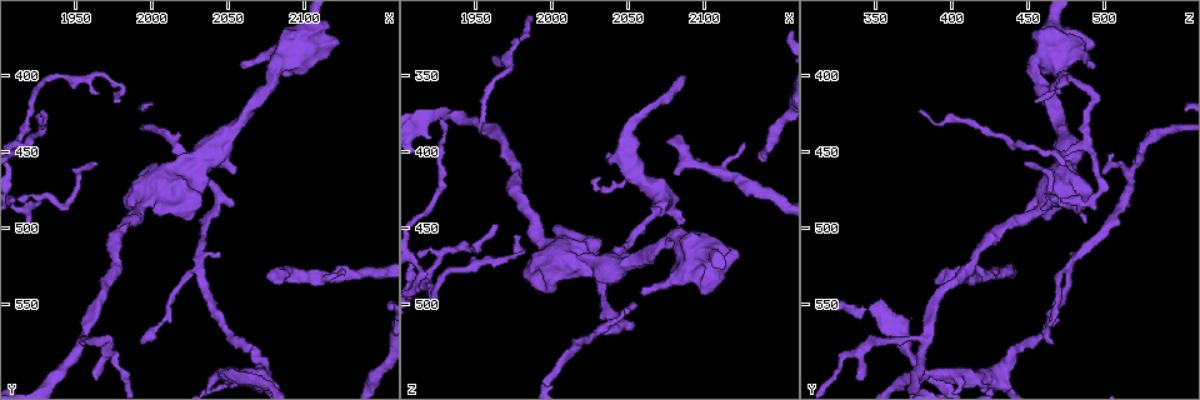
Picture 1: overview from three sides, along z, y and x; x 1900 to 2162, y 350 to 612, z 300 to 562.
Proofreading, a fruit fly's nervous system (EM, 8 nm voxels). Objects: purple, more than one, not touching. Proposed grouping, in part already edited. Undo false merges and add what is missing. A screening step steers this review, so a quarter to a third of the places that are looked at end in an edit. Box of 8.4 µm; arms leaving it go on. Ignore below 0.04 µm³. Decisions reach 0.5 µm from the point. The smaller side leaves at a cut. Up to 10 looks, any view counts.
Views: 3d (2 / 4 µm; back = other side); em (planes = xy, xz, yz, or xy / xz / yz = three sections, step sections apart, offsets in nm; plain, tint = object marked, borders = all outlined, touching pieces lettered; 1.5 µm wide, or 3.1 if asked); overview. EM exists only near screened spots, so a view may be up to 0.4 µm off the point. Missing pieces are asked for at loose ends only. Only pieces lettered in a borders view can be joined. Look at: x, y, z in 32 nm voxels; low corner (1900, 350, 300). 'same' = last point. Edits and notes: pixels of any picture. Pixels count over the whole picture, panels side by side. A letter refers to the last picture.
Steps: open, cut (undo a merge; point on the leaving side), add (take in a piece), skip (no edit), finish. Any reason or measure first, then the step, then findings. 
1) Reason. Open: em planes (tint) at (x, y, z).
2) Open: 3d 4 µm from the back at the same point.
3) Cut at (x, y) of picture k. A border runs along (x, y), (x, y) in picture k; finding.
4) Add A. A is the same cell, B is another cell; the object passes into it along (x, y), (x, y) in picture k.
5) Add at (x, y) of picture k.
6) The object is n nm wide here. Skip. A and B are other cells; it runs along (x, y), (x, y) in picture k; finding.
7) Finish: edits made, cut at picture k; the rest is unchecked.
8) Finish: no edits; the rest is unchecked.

Open: em xz step 8 (tint) at (2098, 376, 492).

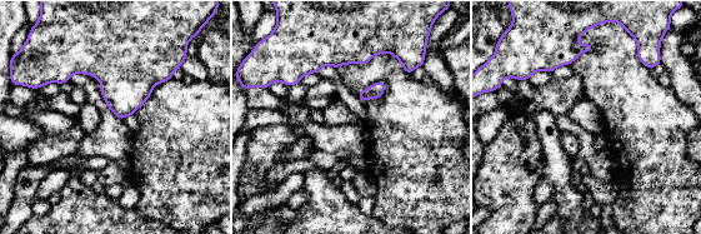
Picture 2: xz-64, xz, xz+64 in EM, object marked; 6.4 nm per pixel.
Another direction. Open: em planes (borders) at the same point.

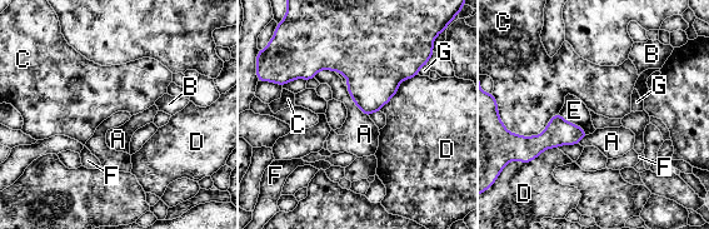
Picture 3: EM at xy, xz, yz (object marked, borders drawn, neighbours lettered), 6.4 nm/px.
Skip. A, B, C, D, E, F and G are other cells; a border runs along (559, 111), (588, 134) in picture 3; no lettered piece goes on from it.

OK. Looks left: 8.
Free end. Open: 3d 4 µm at (2078, 532, 394).

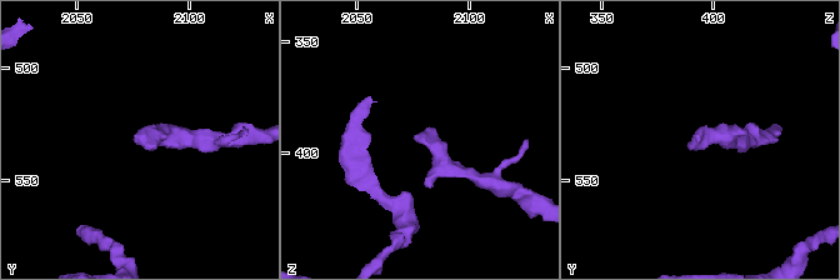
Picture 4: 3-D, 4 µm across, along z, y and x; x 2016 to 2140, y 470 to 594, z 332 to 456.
Need the tissue. Open: em yz step 8 (borders) at (2078, 533, 394).

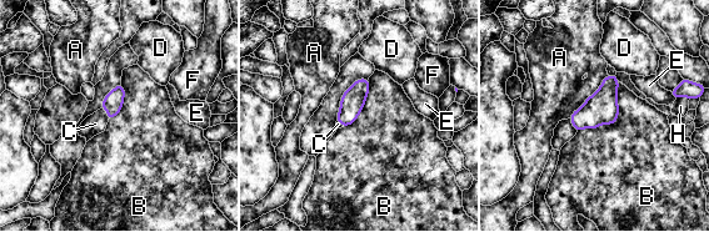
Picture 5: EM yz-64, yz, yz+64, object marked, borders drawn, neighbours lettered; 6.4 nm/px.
Add C. C is the same cell, A, B, D, E, F and H are other cells; the object passes into it along (113, 102), (108, 114), (95, 124) in picture 5; it goes on there.

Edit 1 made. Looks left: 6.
See it whole again. Open: overview.

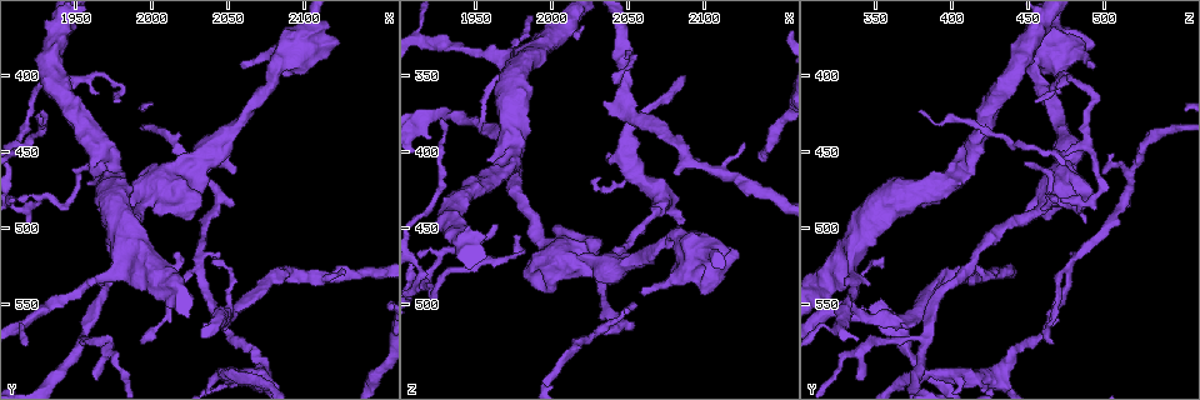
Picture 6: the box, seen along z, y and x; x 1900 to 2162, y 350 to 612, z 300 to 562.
Thin end. Open: 3d 2 µm at (1994, 576, 466).

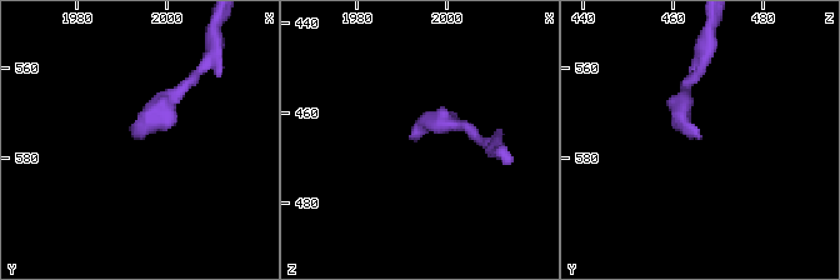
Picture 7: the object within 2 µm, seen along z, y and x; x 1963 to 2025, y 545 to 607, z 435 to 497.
Open: em planes (borders) at (1993, 576, 466).

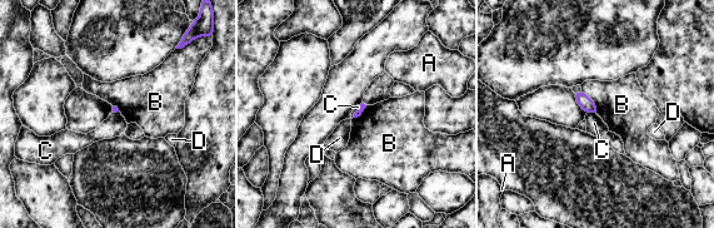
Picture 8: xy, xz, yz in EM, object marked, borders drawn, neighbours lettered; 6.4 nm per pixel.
The longest contact is with B, 190 nm. Skip. A, B, C and D are other cells; a border runs along (587, 112), (597, 115) in picture 8; no lettered piece goes on from it.

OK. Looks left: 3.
Open: 3d 2 µm from the back at (1966, 412, 472).

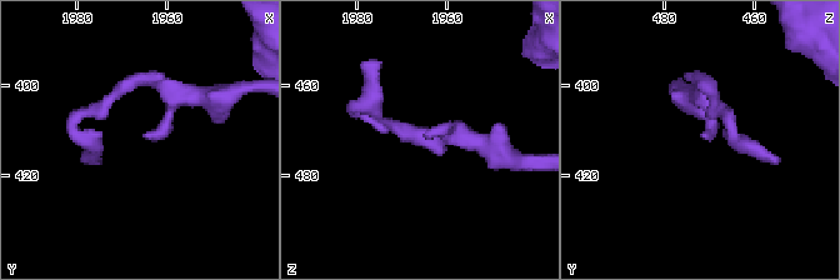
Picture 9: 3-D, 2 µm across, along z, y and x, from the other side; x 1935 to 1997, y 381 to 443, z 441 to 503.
Shape alone is not enough. Open: em planes (borders) at (1965, 410, 472).

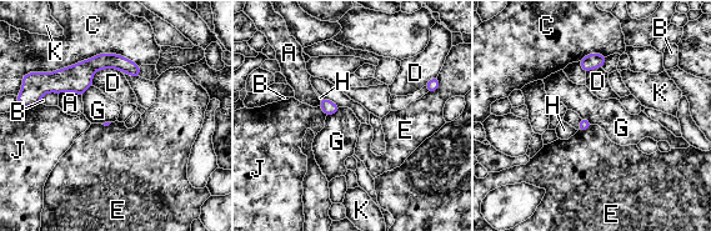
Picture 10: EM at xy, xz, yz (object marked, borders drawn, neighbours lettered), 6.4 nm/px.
Skip. A, B, C, D, E, G, H, J and K are other cells; a border runs along (340, 108), (326, 116) in picture 10; none of them fits.

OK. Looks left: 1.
Finish: edits made, add at picture 5; the rest is unchecked.

